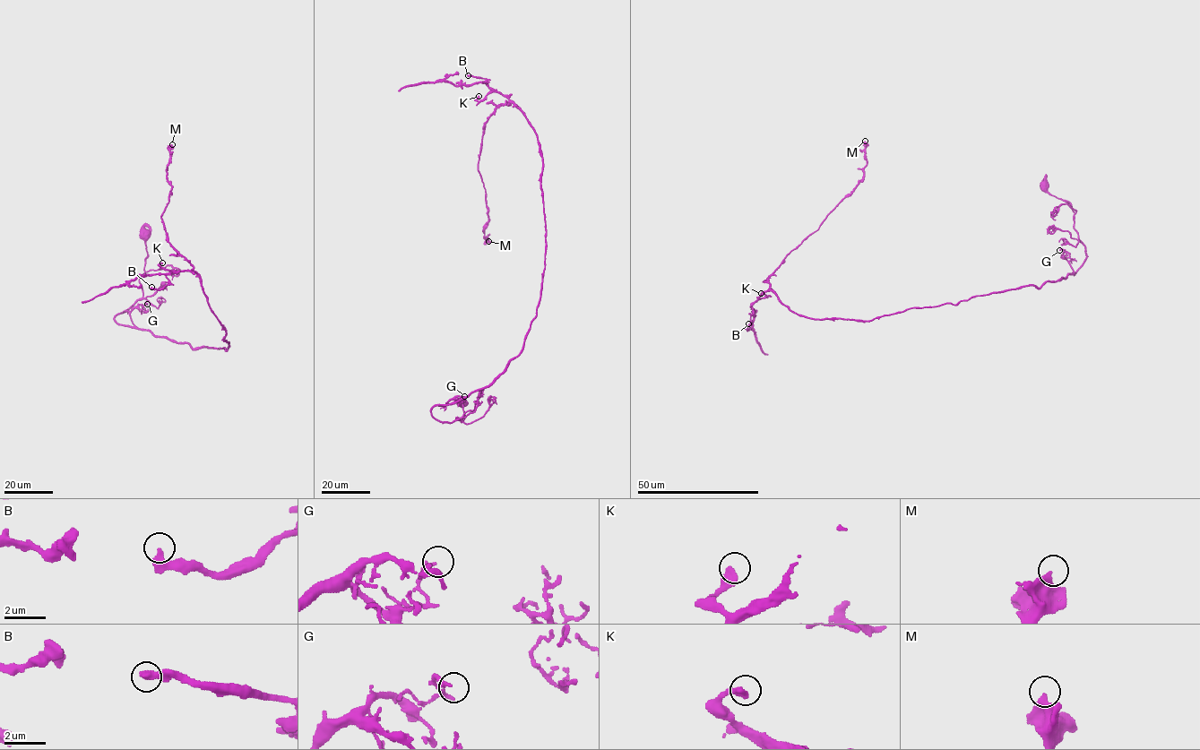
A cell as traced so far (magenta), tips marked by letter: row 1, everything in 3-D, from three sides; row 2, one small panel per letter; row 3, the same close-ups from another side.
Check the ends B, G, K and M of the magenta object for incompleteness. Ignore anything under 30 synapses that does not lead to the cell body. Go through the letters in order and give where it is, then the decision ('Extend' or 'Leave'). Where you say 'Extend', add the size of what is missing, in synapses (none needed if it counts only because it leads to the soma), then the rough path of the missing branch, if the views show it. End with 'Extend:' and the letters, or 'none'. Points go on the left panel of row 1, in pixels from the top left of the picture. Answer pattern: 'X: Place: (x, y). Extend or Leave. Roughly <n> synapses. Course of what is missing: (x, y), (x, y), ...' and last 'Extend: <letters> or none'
B: Place: (151, 287). Leave
G: Place: (147, 304). Leave
K: Place: (162, 262). Leave
M: Place: (172, 144). Leave
Extend: none

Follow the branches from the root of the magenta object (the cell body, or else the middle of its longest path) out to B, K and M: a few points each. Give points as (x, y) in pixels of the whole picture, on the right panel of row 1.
B: (1044, 186), (1074, 213), (1086, 254), (1074, 274), (868, 321), (807, 317), (770, 290), (751, 306), (748, 323)
K: (1044, 186), (1070, 204), (1086, 258), (1074, 274), (1040, 288), (868, 321), (807, 317), (770, 290), (761, 293)
M: (1044, 186), (1074, 213), (1086, 254), (1074, 274), (868, 321), (798, 314), (768, 278), (863, 178), (865, 141)

